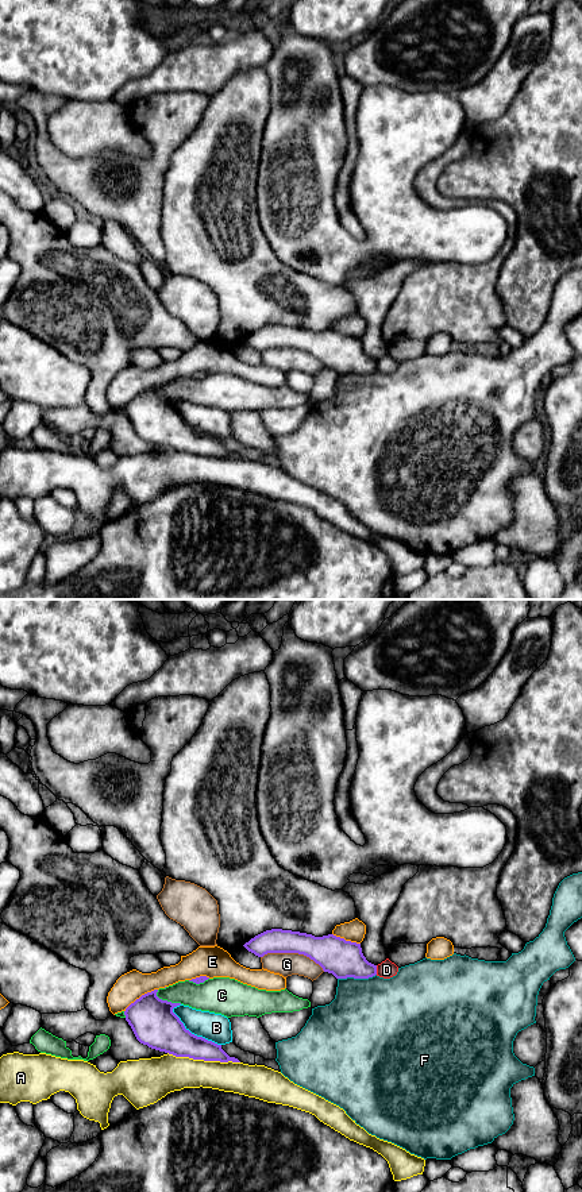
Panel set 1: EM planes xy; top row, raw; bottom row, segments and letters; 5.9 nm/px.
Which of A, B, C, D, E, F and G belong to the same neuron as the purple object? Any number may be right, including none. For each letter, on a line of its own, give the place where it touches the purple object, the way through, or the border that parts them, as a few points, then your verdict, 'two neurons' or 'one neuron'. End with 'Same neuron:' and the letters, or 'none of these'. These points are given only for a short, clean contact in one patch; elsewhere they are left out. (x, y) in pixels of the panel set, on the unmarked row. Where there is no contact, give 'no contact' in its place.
A: meets purple in xy at (204, 455); two neurons
B: meets purple in xy at (193, 429); two neurons
C: meets purple in xy at (166, 396); two neurons
D: meets purple in xy at (376, 365); two neurons
E: meets purple in xy at (141, 392); two neurons
F: meets purple in xy at (357, 373); two neurons
G: meets purple in xy at (293, 347); border along xy (261, 351), (268, 348), (303, 348), (324, 366); two neurons
Same neuron: none of these

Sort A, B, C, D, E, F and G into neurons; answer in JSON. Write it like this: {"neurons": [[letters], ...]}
{"neurons": [["A"], ["B"], ["C"], ["D"], ["E"], ["F", "G"]]}

